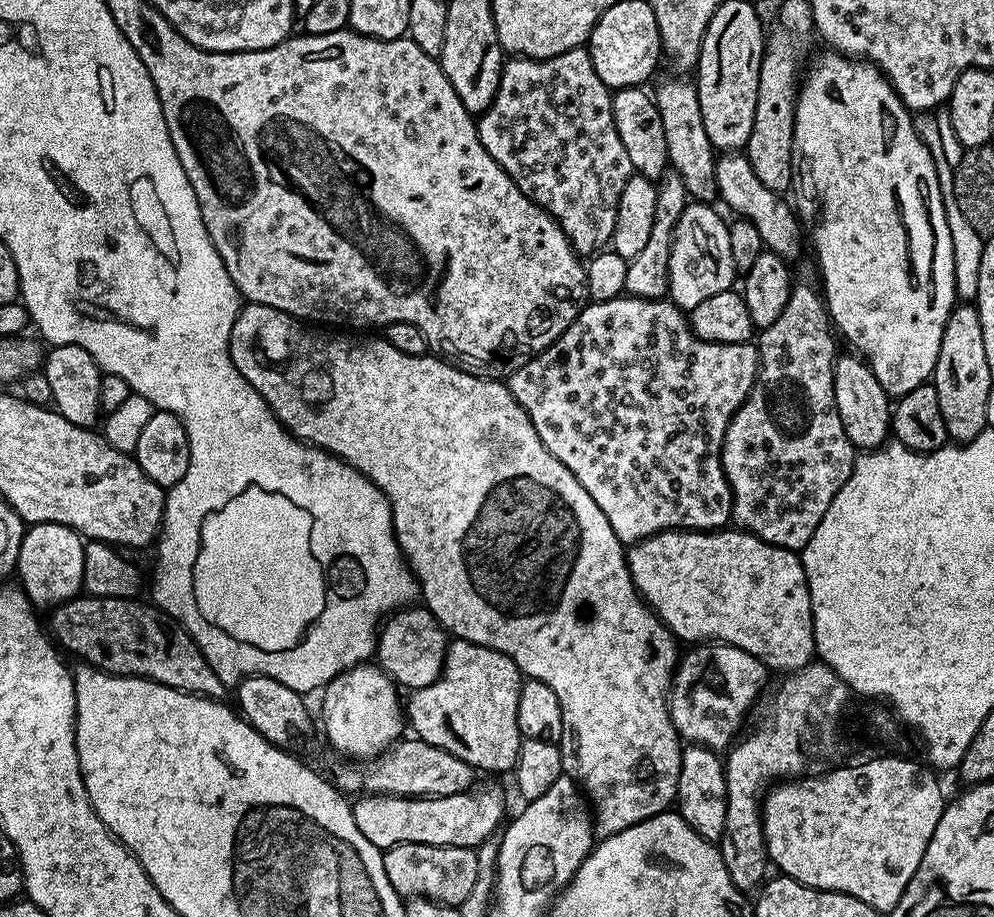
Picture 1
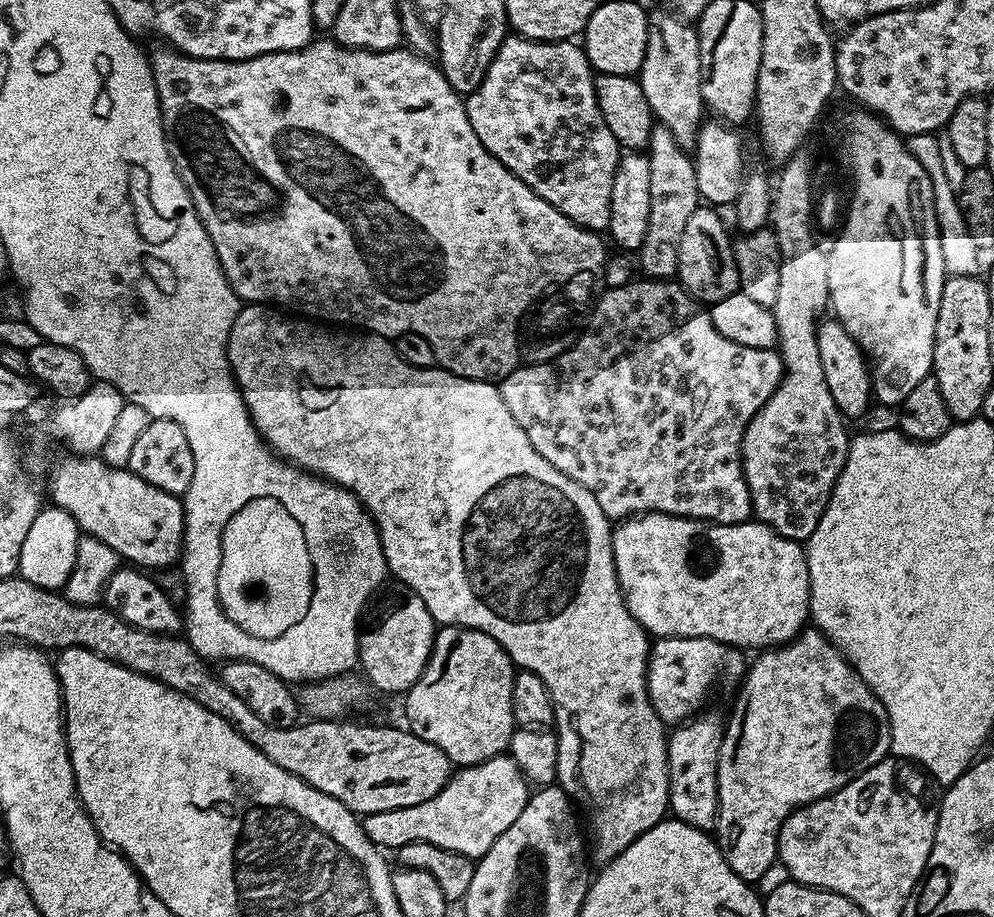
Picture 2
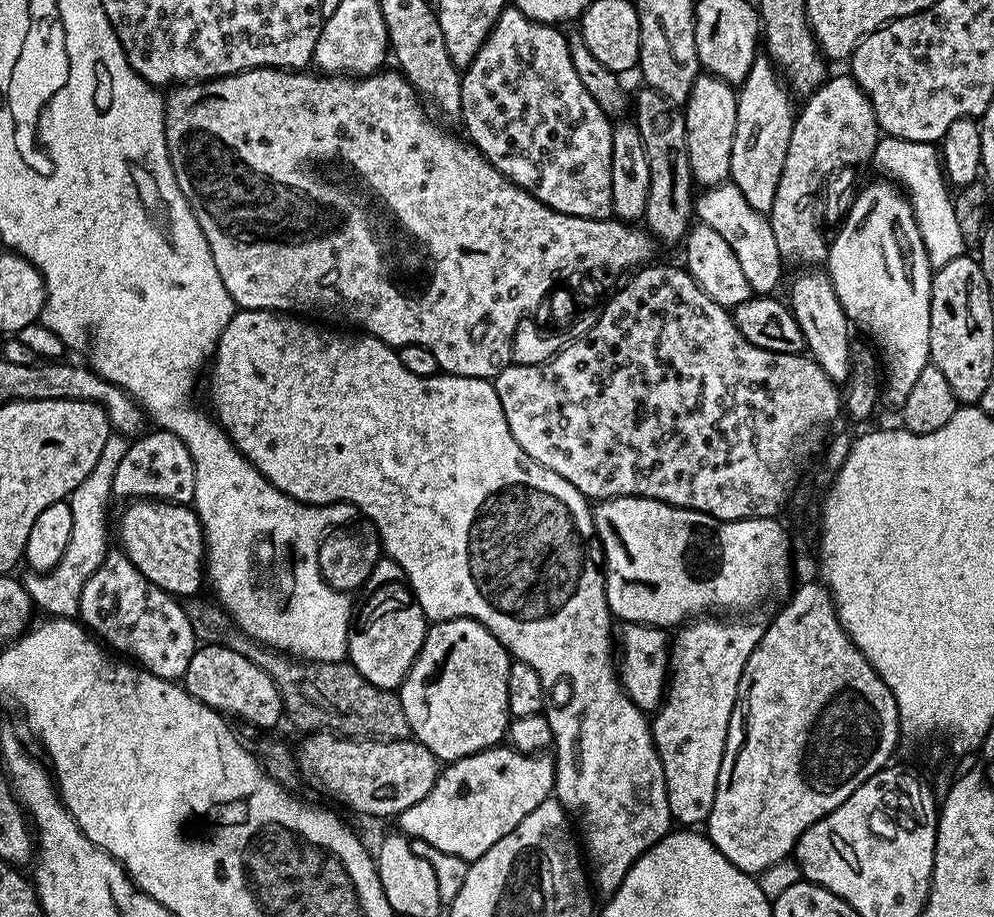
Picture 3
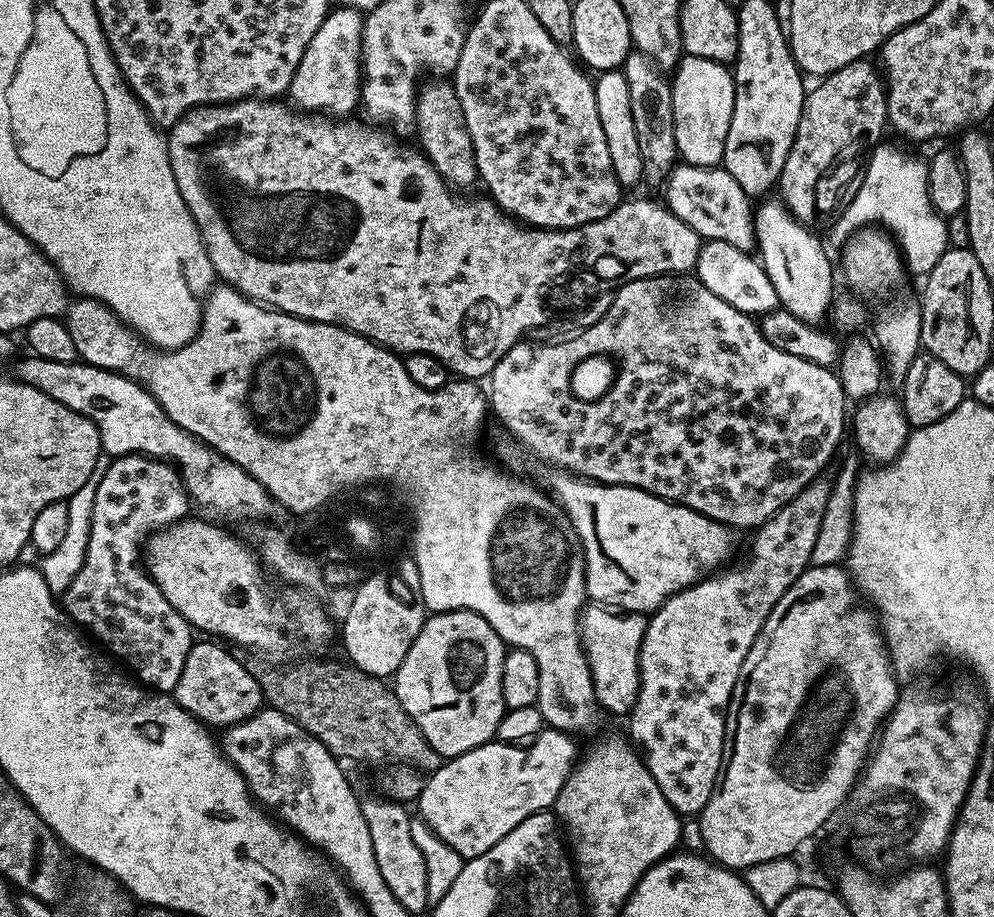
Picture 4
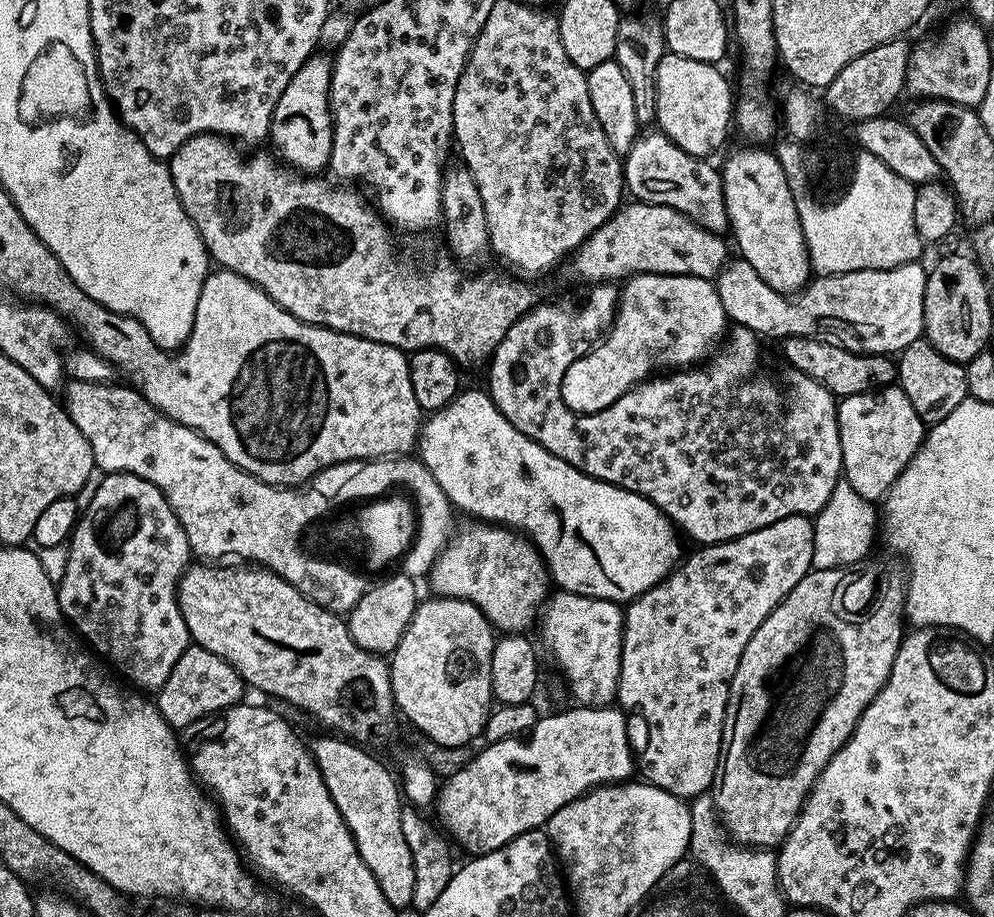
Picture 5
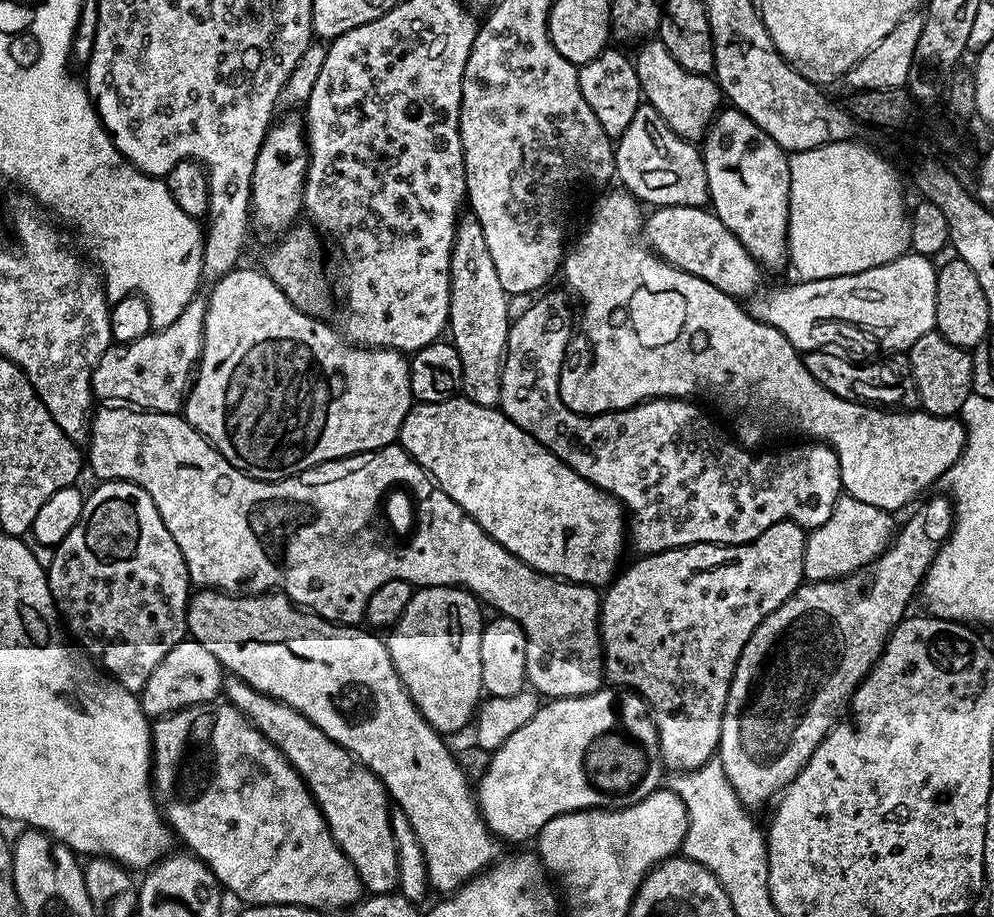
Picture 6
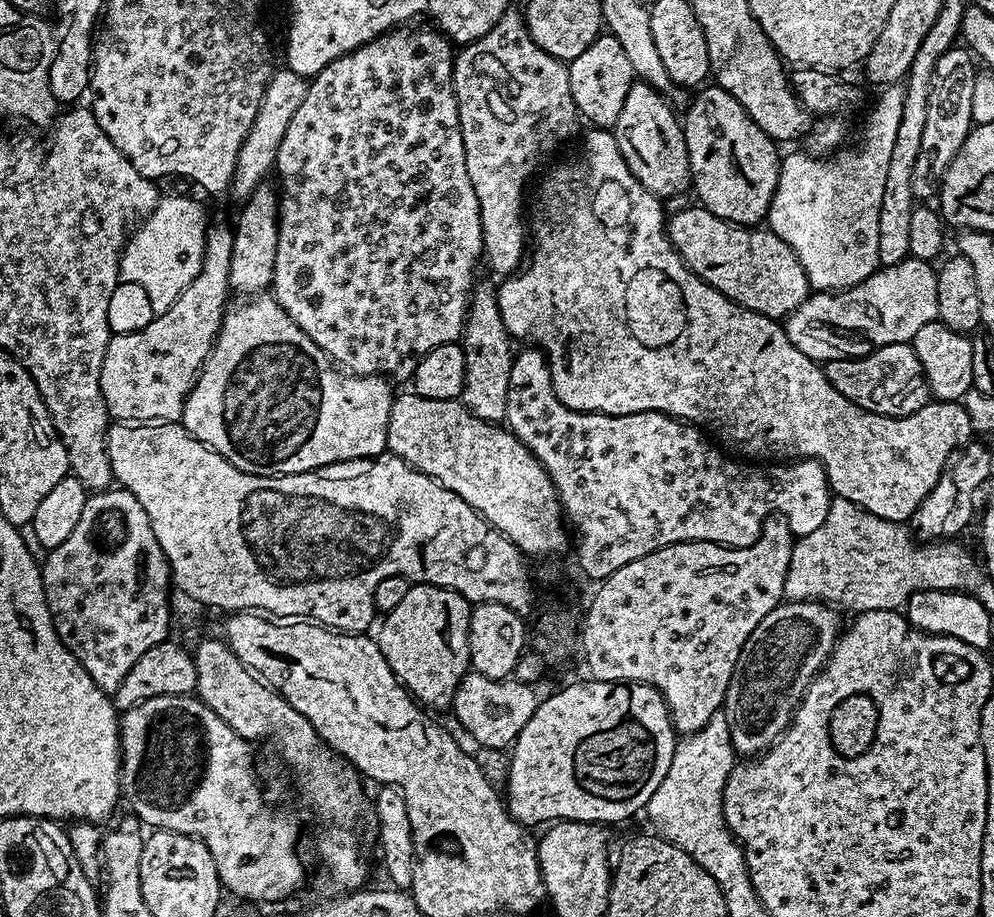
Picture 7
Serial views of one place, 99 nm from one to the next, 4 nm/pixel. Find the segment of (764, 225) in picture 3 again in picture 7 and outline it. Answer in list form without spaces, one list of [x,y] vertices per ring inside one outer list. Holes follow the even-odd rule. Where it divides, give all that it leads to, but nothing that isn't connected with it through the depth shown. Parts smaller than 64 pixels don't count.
[[[634,82],[614,129],[618,150],[622,158],[626,158],[626,166],[630,166],[634,178],[638,178],[638,182],[642,182],[646,190],[661,198],[689,191],[692,182],[684,130],[678,119],[678,112],[676,116],[675,110],[671,108],[673,105],[666,96],[664,101],[664,96],[661,89],[643,82]]]

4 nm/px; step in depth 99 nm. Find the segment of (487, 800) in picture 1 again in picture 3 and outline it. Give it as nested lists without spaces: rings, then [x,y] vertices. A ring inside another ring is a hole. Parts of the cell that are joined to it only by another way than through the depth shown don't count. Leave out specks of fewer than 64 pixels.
[[[507,746],[488,748],[485,752],[475,752],[461,760],[453,760],[436,777],[436,785],[422,798],[422,802],[414,802],[410,810],[402,810],[398,817],[399,831],[412,840],[430,842],[438,850],[446,854],[454,854],[466,861],[477,860],[498,838],[510,834],[530,810],[534,810],[553,795],[556,787],[556,765],[548,754],[529,754],[516,752]]]

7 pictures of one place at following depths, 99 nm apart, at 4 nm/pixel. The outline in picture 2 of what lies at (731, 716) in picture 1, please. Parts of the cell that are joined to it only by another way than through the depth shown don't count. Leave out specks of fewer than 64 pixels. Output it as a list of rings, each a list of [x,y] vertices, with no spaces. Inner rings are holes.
[[[665,636],[657,639],[651,645],[648,661],[648,695],[652,698],[655,713],[666,726],[678,726],[693,719],[703,709],[700,707],[715,684],[735,689],[743,681],[746,671],[744,656],[741,649],[705,636]]]

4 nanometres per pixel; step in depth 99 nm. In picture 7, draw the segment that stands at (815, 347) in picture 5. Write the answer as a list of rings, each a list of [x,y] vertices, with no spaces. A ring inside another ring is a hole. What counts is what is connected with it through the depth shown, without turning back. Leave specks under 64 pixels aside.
[[[911,343],[887,344],[855,358],[830,360],[823,365],[823,370],[830,386],[850,398],[850,402],[862,406],[862,410],[883,416],[909,416],[930,403],[926,374]]]

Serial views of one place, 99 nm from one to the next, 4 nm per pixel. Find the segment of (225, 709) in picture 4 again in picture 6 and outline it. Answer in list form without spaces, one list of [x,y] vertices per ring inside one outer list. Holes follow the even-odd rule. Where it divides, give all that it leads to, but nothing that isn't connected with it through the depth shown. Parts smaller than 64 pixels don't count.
[[[185,638],[170,650],[170,654],[166,654],[166,658],[162,658],[162,662],[158,662],[158,666],[154,666],[154,670],[150,670],[146,686],[138,693],[140,705],[149,718],[159,718],[190,706],[211,704],[221,695],[225,679],[226,673],[218,658],[214,658],[202,642]]]

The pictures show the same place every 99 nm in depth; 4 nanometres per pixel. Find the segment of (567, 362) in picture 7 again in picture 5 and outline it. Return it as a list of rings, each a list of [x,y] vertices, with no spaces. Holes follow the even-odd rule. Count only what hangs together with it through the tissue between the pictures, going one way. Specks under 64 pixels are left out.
[[[645,272],[633,276],[619,289],[616,318],[606,335],[588,355],[581,356],[566,370],[562,398],[570,410],[581,414],[606,410],[622,394],[657,374],[707,361],[729,324],[712,280]],[[889,386],[871,392],[863,392],[862,394],[854,394],[853,396],[843,397],[837,403],[836,417],[838,418],[838,426],[840,427],[840,441],[842,442],[842,469],[843,479],[850,482],[850,486],[854,486],[854,490],[858,490],[858,494],[862,494],[862,498],[876,502],[884,497],[890,490],[890,486],[898,478],[898,474],[902,474],[902,470],[906,470],[906,466],[914,458],[914,454],[920,449],[920,443],[924,441],[926,435],[926,425],[924,419],[918,414],[918,410],[914,410],[914,406],[910,406],[910,398],[906,398],[906,394],[898,386]]]

